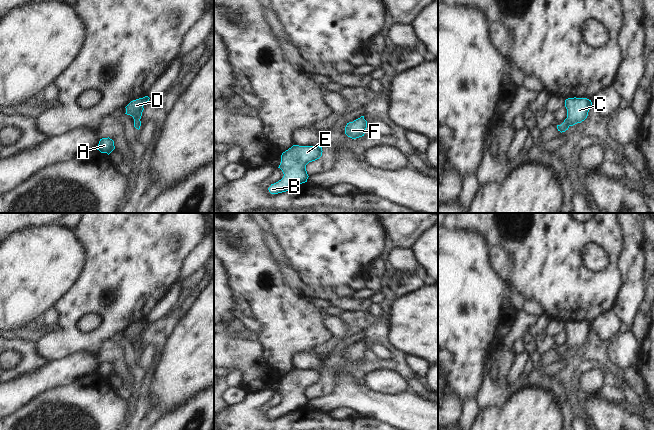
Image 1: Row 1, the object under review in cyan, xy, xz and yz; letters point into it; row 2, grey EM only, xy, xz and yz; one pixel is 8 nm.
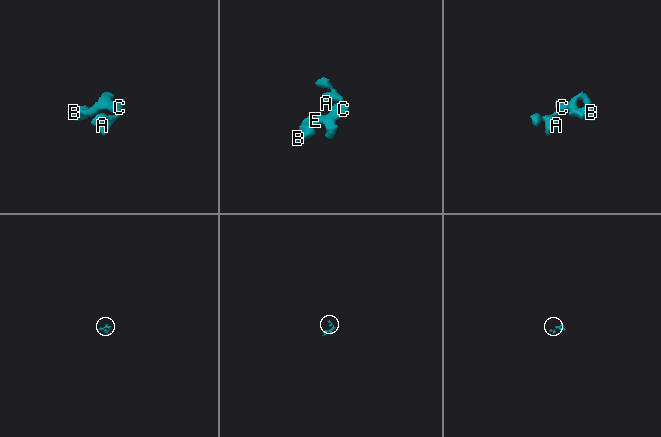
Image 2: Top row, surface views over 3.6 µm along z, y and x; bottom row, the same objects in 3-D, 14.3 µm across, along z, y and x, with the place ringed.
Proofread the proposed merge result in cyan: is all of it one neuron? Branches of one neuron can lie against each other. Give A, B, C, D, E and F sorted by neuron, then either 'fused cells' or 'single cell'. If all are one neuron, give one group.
A B C D E F; single cell

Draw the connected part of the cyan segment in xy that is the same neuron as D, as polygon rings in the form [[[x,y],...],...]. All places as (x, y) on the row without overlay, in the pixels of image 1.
[[[145,320],[143,322],[139,322],[136,324],[131,325],[125,332],[126,332],[126,337],[127,339],[130,339],[134,343],[134,351],[136,353],[140,353],[141,350],[141,340],[142,336],[144,334],[143,330],[146,326],[149,326],[149,321]]]

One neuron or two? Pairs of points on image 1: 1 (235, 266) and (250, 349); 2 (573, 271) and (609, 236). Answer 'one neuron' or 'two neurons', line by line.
1: two neurons
2: one neuron

